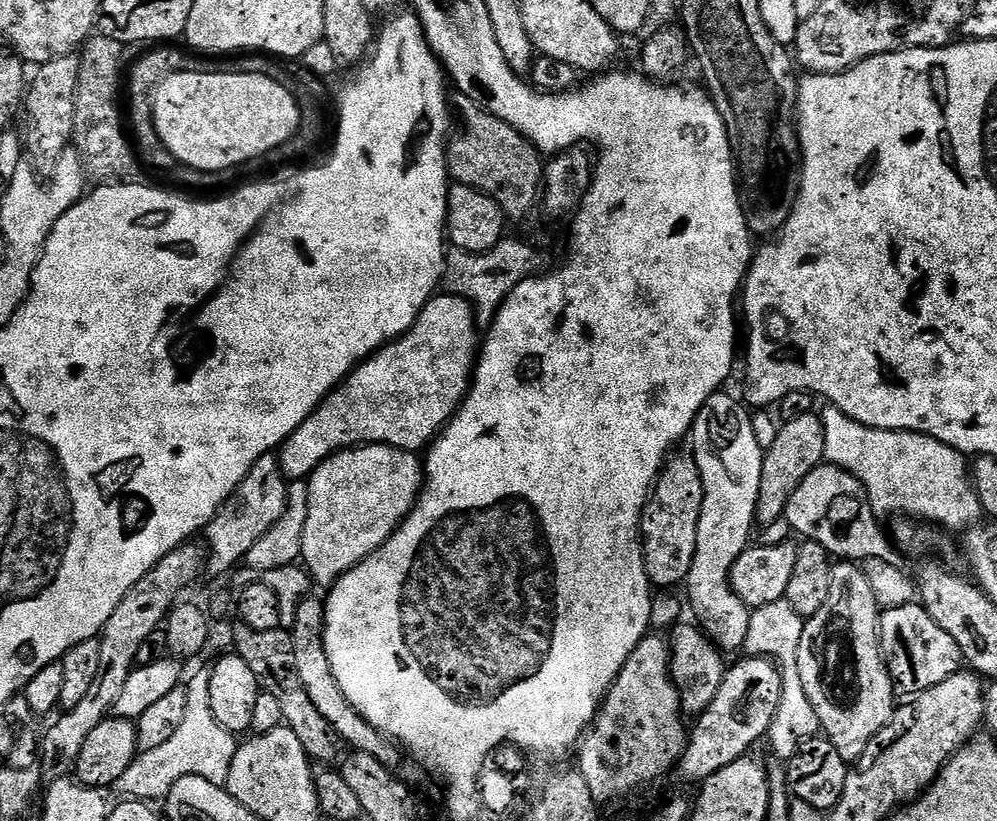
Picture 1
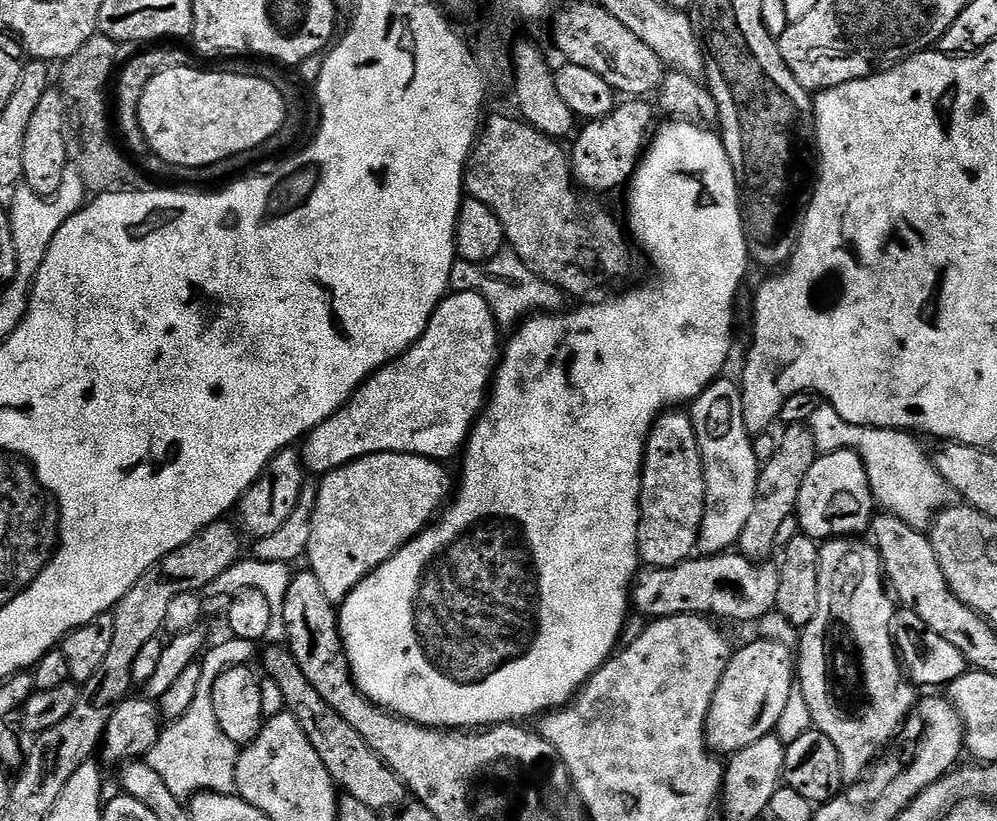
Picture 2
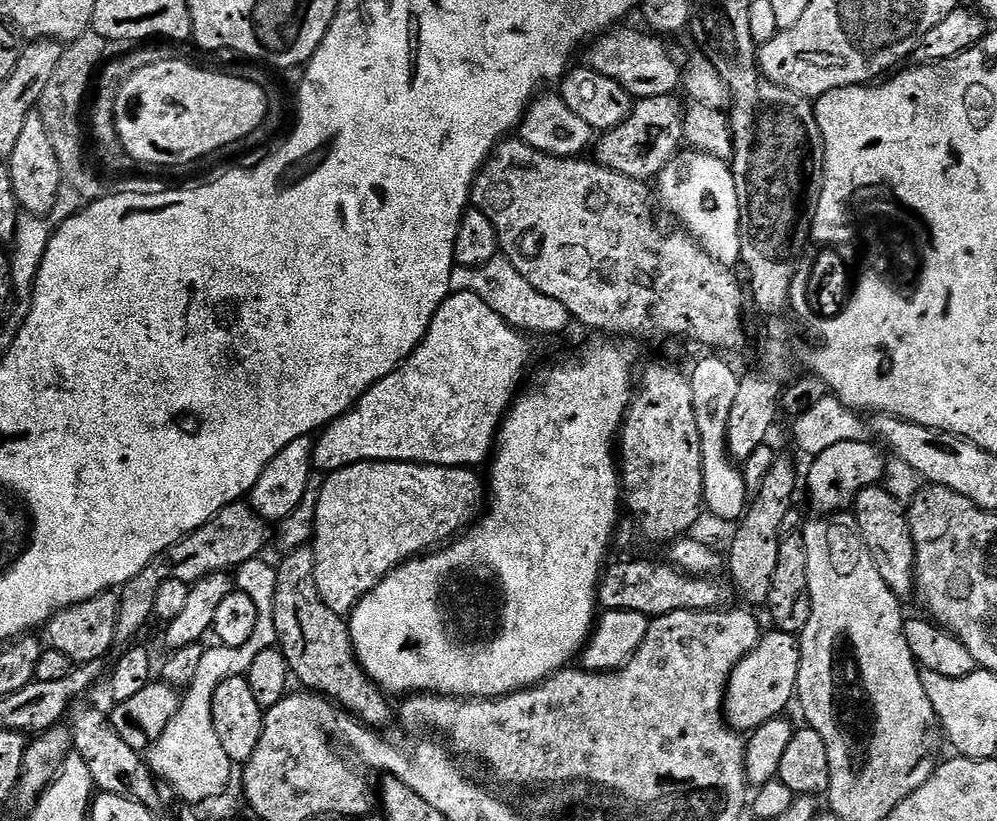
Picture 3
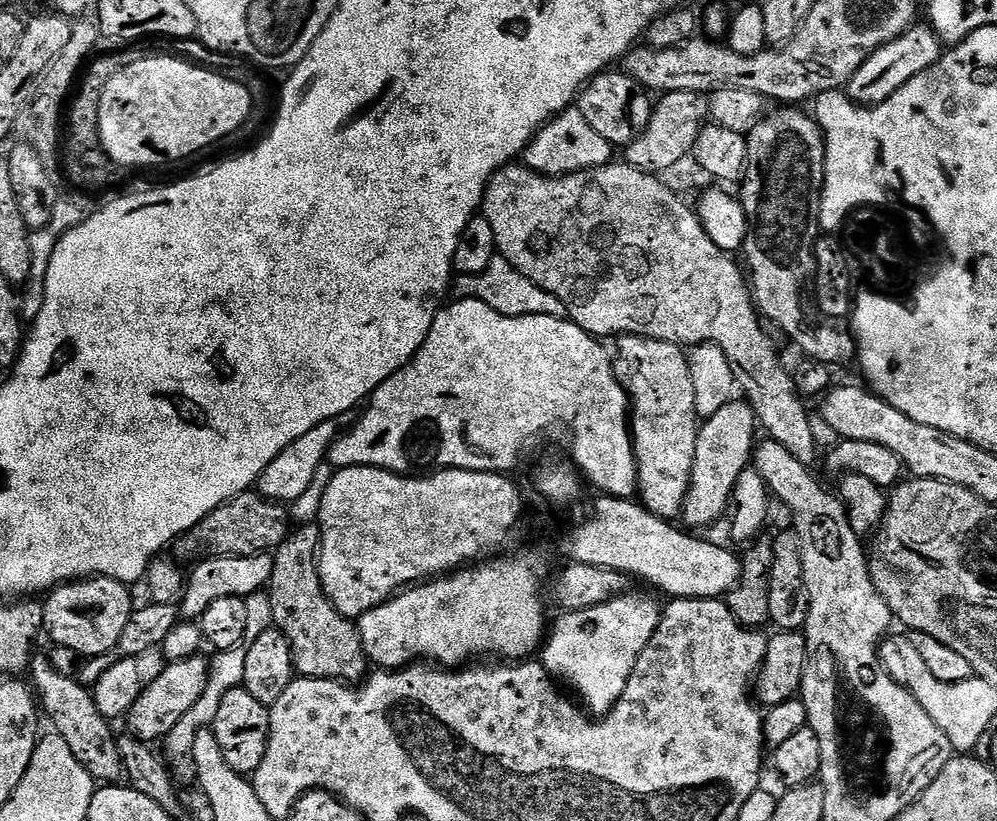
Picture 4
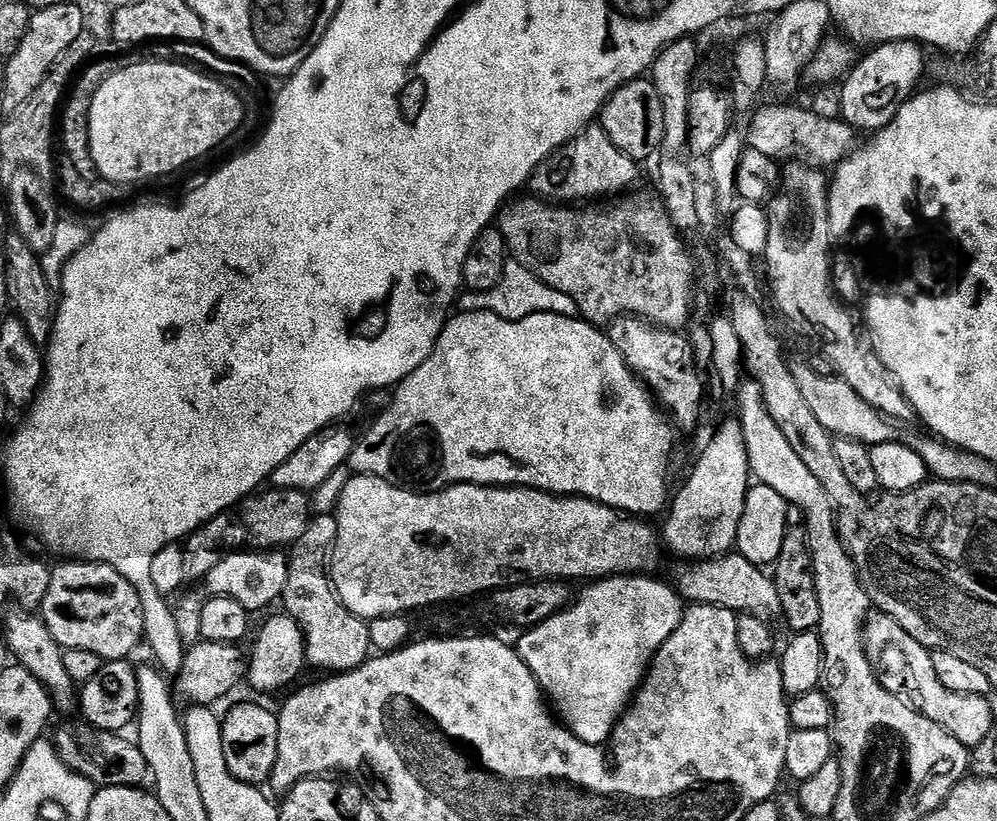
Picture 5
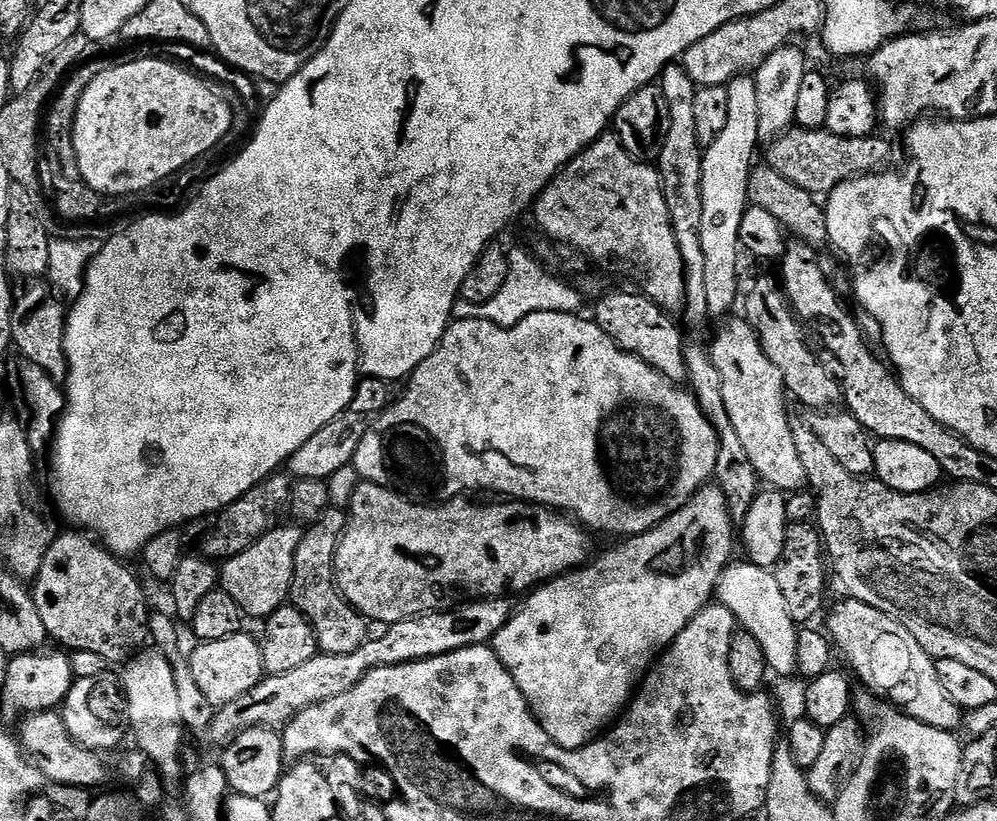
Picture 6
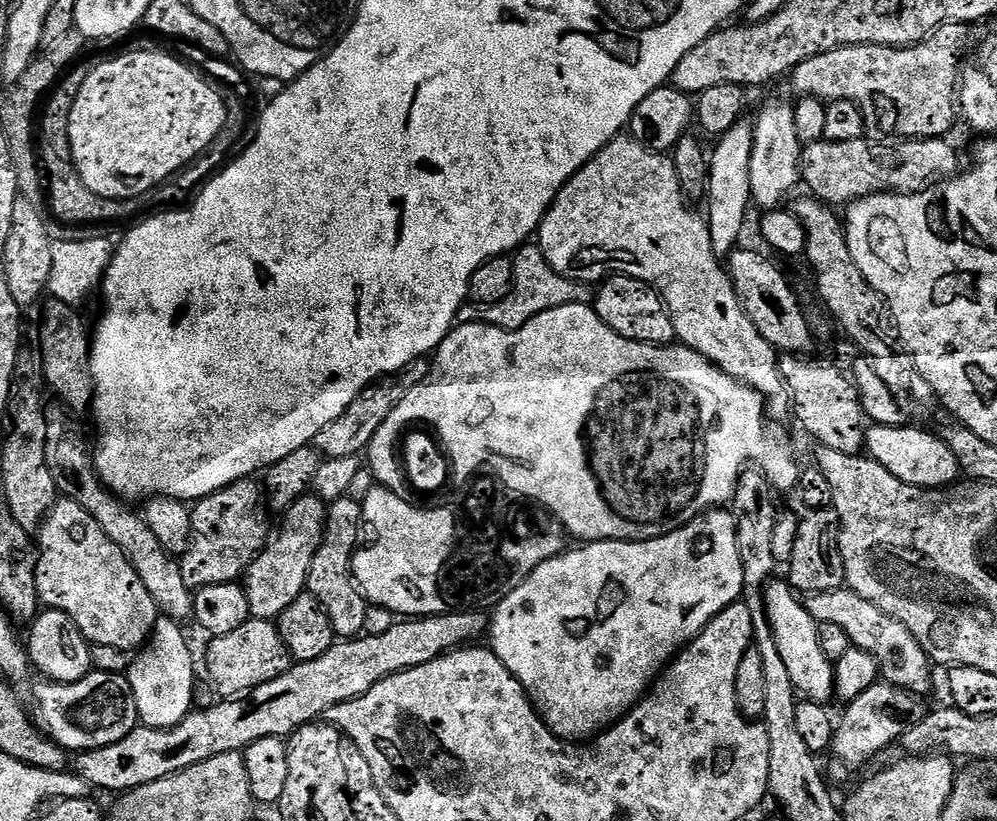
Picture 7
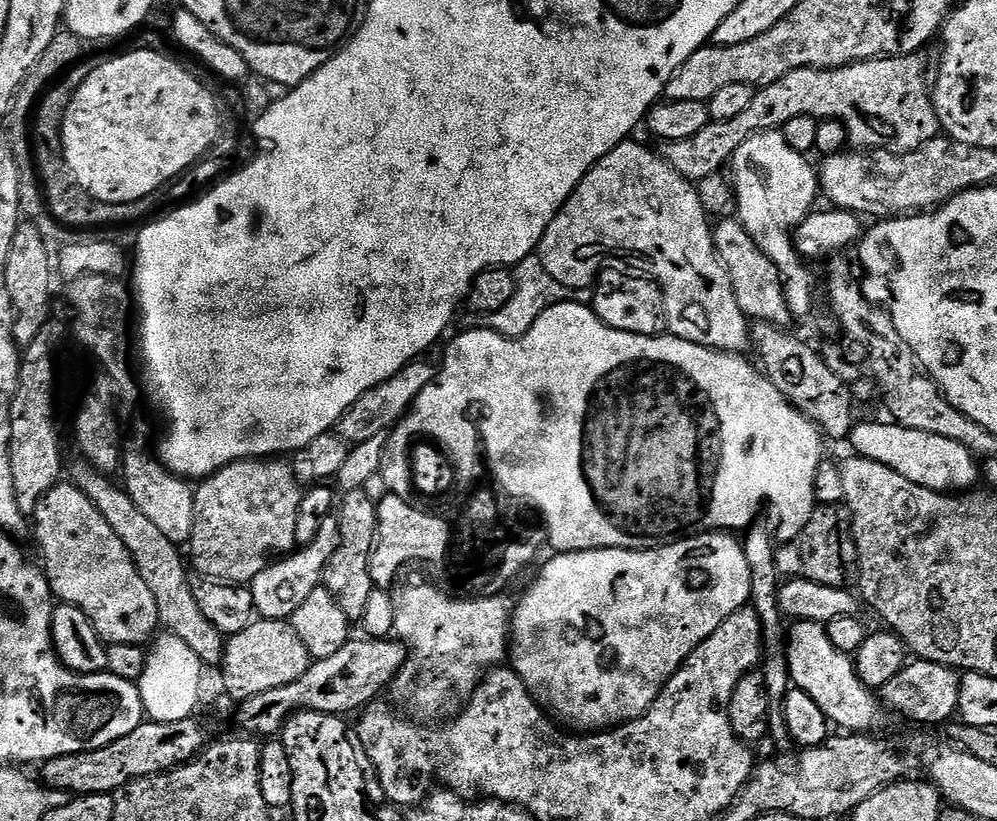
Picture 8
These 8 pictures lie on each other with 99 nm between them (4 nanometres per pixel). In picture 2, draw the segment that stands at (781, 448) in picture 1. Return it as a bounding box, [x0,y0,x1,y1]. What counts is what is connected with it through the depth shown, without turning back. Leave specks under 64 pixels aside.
[738,423,818,562]

